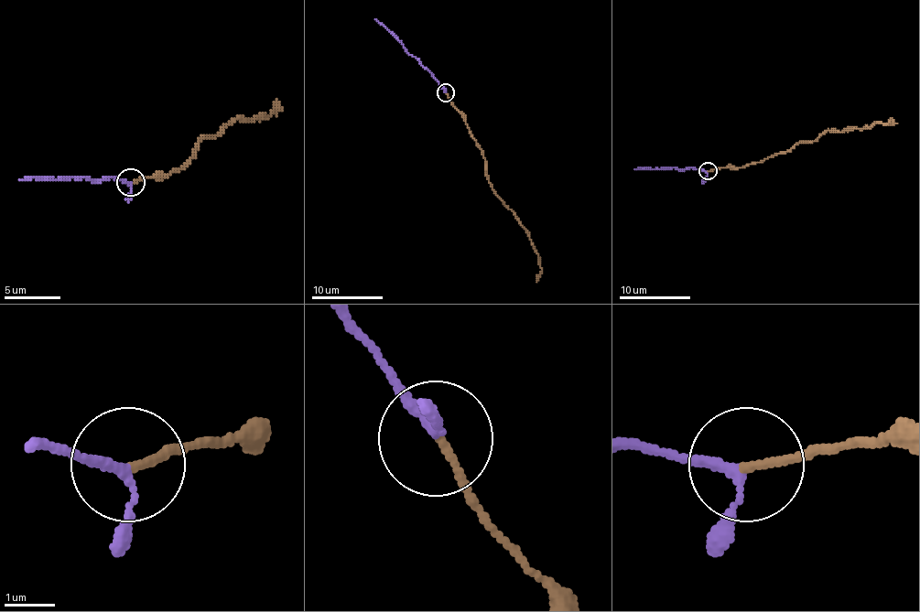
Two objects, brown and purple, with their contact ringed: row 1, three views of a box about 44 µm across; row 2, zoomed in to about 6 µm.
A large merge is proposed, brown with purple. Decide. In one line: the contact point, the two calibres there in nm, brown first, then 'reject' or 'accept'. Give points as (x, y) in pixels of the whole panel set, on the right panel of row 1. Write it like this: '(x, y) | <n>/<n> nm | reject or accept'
(708, 170) | 150/150 nm | reject

